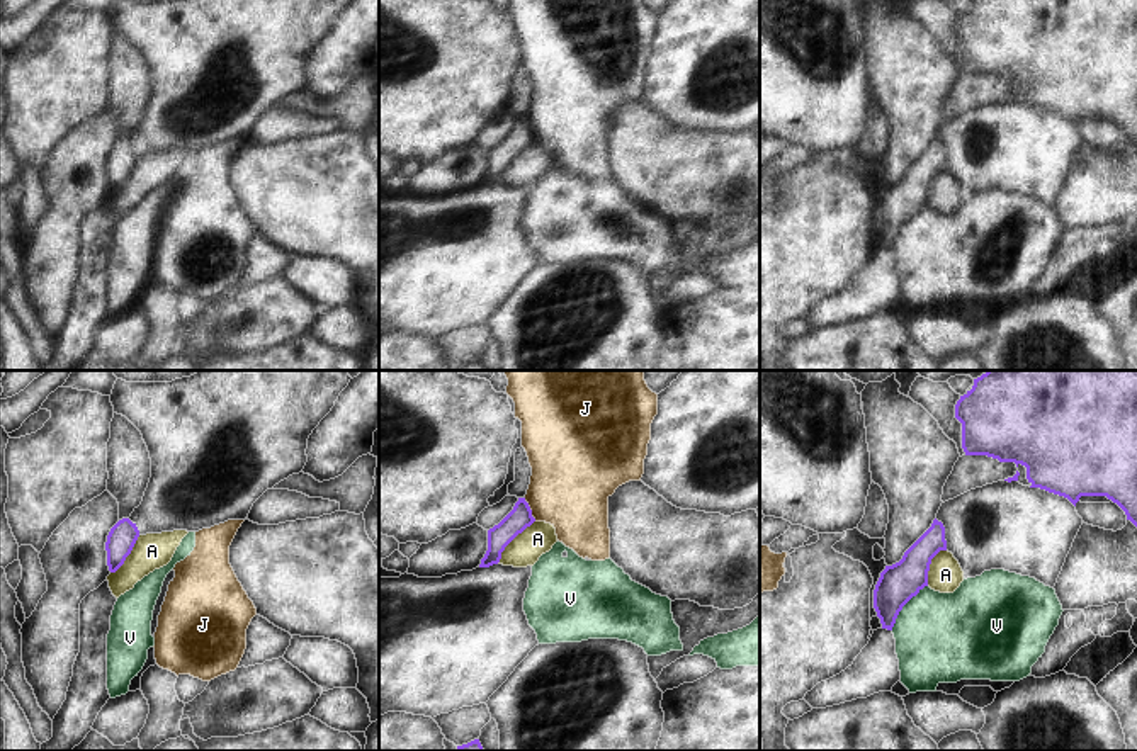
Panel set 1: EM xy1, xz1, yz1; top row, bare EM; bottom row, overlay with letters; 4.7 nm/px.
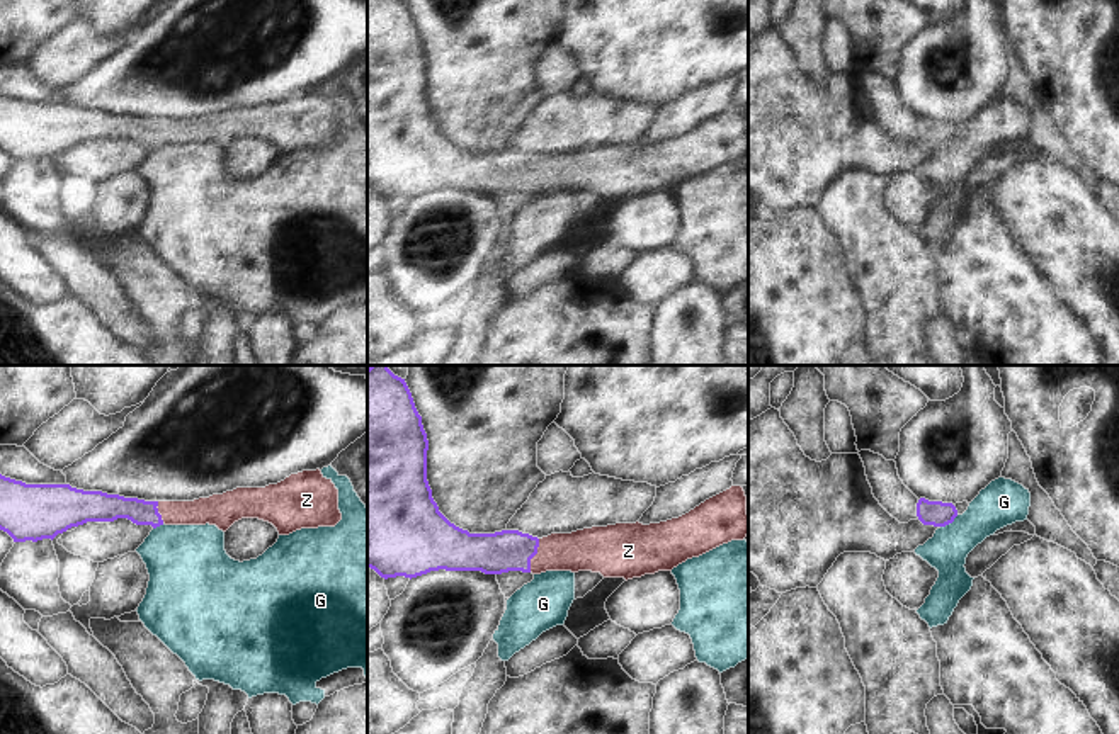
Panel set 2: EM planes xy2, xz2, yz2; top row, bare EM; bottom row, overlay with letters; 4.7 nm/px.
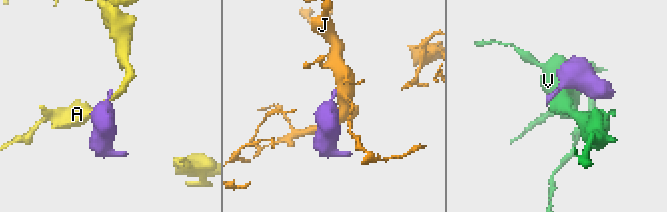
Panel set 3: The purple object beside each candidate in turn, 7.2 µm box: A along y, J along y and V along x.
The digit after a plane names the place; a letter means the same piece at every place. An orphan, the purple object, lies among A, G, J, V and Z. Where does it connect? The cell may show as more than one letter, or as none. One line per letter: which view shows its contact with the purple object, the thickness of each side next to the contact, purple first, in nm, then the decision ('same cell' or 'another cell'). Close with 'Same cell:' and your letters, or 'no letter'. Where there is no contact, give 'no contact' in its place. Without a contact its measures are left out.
A: xz1 | 110/150 nm | another cell
G: yz2 | 120/200 nm | another cell
J: xz1 | 110/380 nm | another cell
V: yz1 | 190/440 nm | another cell
Z: xz2 | 190/200 nm | same cell
Same cell: Z

